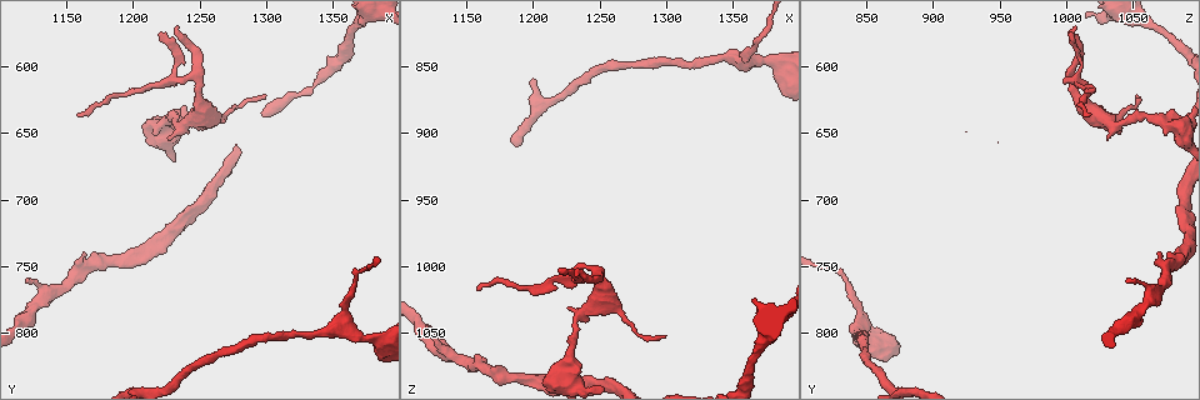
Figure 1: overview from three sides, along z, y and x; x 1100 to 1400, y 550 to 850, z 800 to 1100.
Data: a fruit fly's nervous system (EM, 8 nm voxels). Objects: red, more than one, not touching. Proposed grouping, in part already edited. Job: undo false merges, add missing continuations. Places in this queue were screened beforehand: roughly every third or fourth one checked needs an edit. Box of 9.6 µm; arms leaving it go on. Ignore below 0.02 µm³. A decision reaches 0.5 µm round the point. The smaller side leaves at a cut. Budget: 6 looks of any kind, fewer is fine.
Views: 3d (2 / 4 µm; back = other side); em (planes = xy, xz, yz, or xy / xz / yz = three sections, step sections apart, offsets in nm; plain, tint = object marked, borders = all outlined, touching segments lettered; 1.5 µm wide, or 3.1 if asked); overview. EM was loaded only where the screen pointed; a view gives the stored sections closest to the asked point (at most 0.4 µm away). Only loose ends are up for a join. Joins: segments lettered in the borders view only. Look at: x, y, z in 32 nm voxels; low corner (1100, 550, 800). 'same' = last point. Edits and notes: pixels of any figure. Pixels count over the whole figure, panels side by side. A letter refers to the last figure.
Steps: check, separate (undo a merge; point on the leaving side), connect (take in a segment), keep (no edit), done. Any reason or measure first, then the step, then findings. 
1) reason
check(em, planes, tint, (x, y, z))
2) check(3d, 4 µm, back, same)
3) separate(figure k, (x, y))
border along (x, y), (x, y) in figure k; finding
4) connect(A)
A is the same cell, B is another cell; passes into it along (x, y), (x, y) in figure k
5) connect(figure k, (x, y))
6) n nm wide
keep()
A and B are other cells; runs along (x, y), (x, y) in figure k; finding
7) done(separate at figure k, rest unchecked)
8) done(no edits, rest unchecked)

branch stops here
check(3d, 2 µm, (1298, 620, 1054))

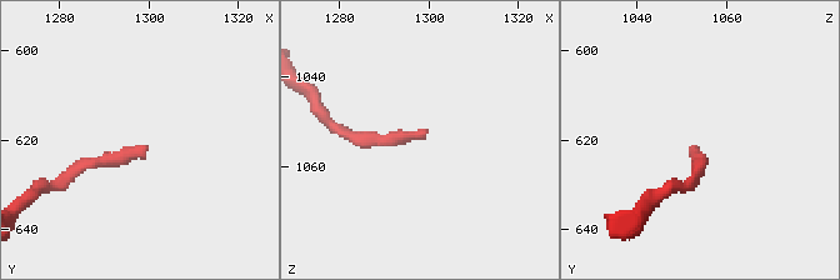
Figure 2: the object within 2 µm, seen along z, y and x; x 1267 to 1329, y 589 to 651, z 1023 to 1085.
shape alone is not enough
check(em, yz, step 4, borders, (1298, 621, 1053))

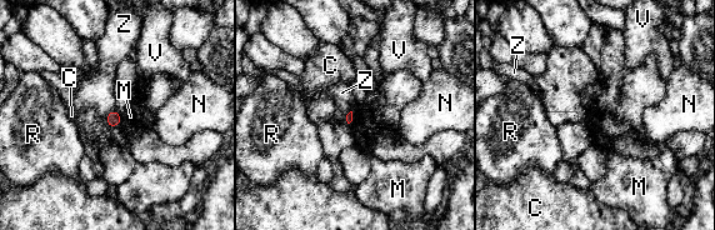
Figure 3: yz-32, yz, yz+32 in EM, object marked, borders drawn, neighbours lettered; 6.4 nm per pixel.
check(em, planes, borders, same)

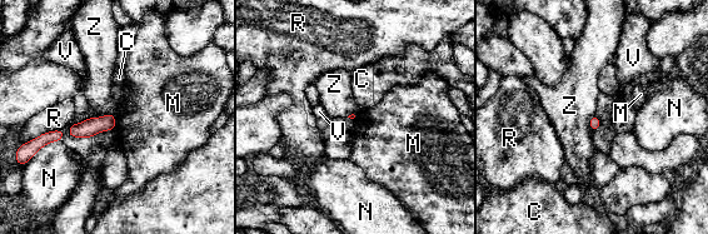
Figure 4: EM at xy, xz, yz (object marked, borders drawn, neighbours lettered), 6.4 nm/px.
keep()
C, M, N, R, V and Z are other cells; runs along (111, 116), (105, 123), (38, 142) in figure 4; no lettered segment goes on from it

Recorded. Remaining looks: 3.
check(em, planes, tint, (1228, 640, 1076))

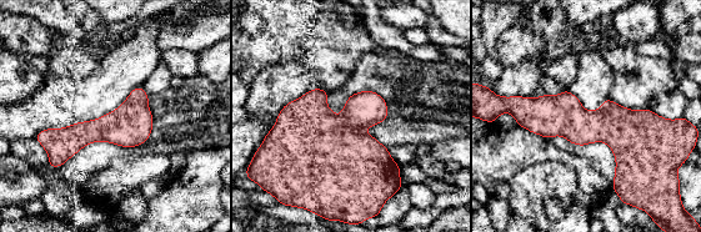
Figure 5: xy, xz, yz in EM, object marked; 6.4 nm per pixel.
what lies round it
check(em, planes, borders, same)

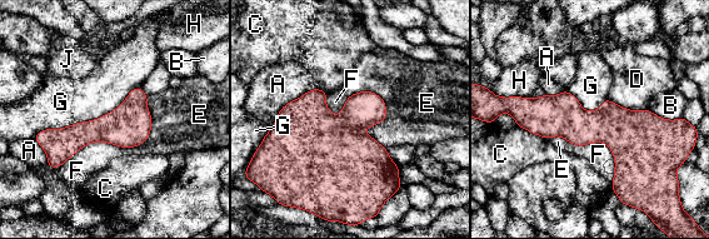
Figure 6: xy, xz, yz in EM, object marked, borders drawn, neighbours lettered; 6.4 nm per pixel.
240 nm wide
keep()
A, B, C, D, E, F, G, H and J are other cells; border along (140, 85), (105, 114), (33, 138) in figure 6; one neuron here

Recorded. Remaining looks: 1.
done(no edits, rest unchecked)

